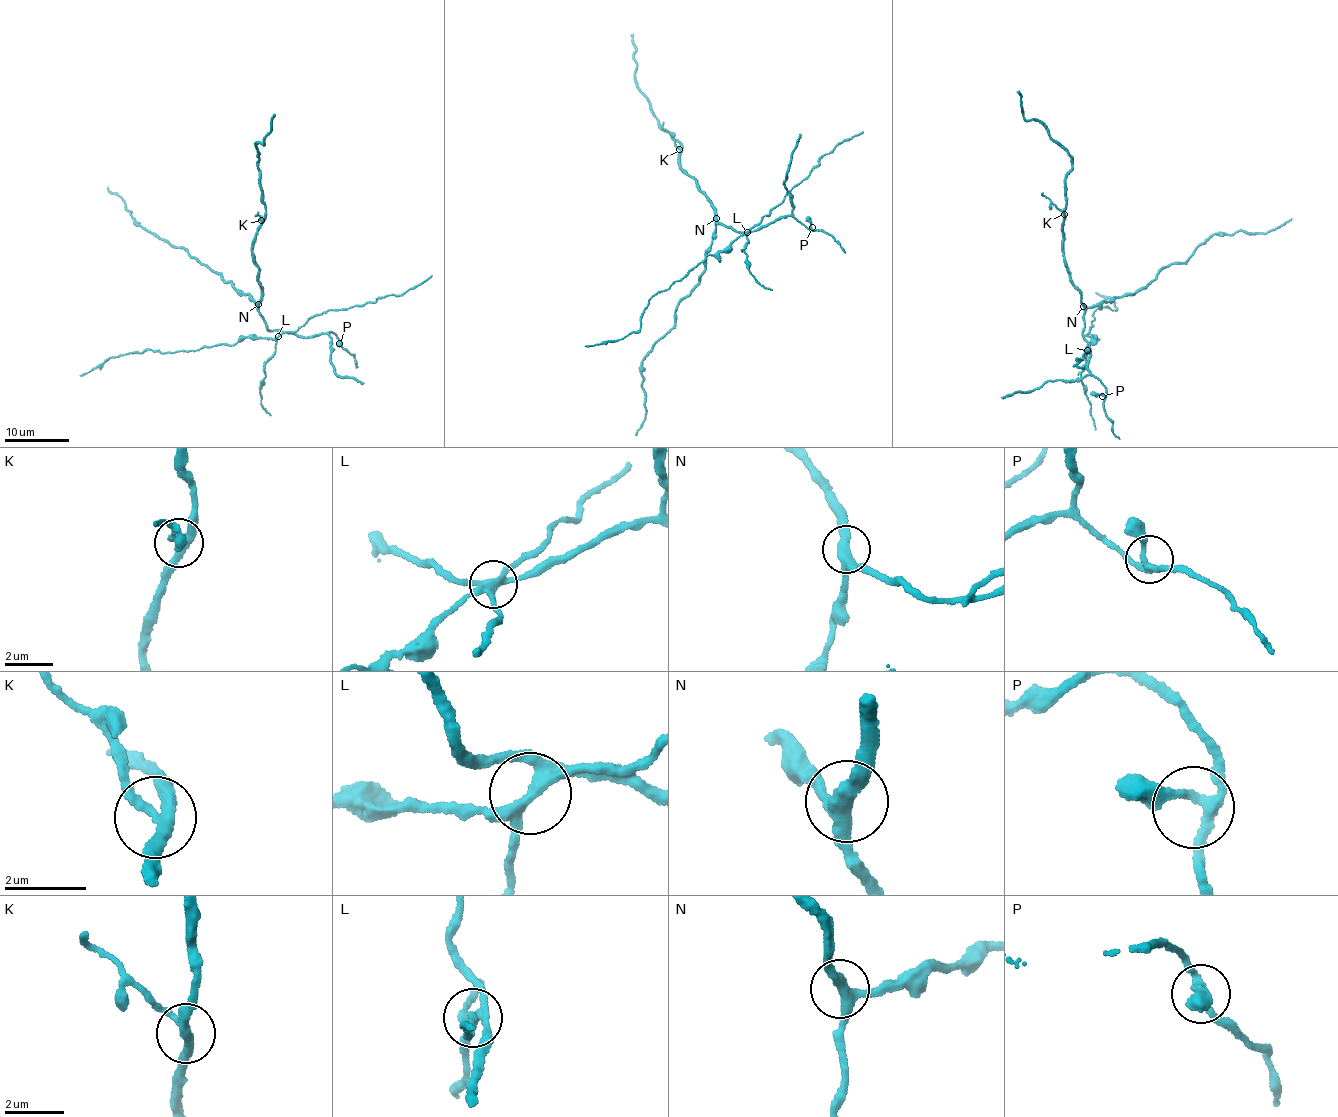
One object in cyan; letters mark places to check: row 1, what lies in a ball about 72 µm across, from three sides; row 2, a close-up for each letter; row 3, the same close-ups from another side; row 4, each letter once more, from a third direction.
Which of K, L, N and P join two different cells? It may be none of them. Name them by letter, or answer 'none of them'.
K, L

